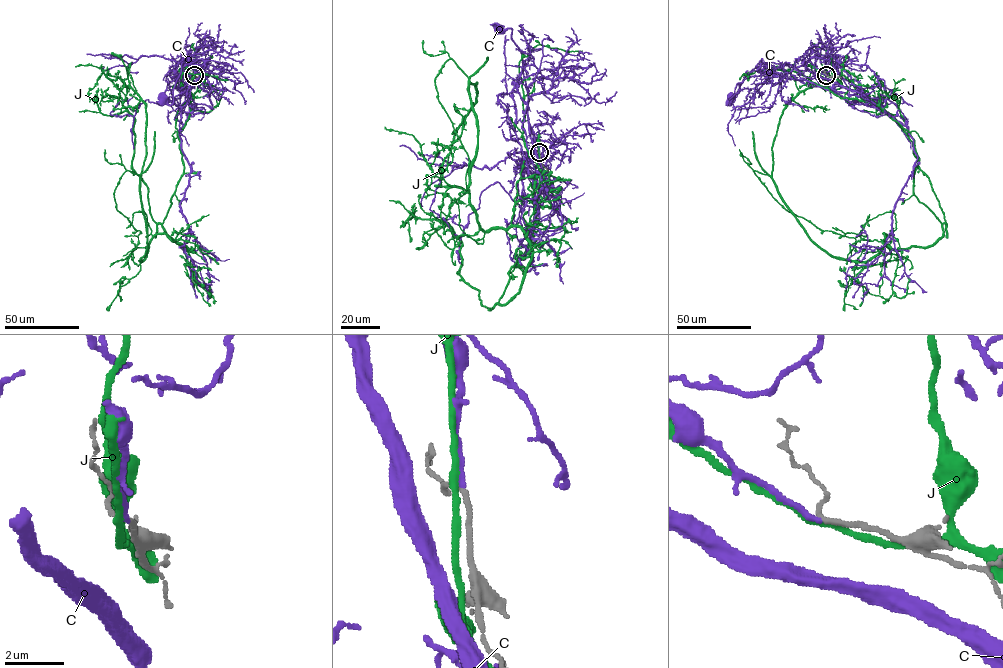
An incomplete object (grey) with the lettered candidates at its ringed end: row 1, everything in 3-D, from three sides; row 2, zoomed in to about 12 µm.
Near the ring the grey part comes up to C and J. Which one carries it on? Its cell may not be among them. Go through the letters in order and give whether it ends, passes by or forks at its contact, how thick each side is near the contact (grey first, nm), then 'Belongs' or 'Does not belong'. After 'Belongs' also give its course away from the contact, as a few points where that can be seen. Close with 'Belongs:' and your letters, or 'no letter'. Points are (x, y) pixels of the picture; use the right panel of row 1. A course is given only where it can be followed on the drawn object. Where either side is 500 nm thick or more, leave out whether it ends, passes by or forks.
C: It ends there. Thickness 140 nm (grey) against 170 nm. Belongs. Its course: (826, 75), (809, 61), (796, 67), (764, 63), (745, 77), (730, 105), (731, 97)
J: It passes by. Thickness 140 nm (grey) against 240 nm. Does not belong
Belongs: C

